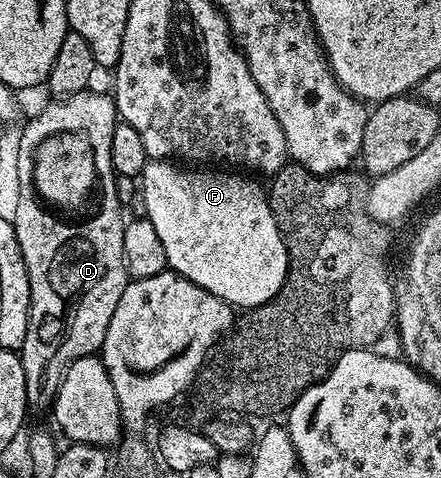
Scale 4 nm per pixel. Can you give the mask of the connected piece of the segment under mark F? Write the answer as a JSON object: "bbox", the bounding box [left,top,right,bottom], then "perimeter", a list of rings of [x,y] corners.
{"bbox":[139,161,289,309],"perimeter":[[[150,161],[145,164],[145,169],[139,176],[140,182],[145,182],[145,188],[142,186],[139,191],[140,198],[145,198],[145,211],[143,211],[143,215],[144,218],[151,221],[151,225],[155,225],[155,233],[159,233],[159,241],[163,241],[163,253],[167,253],[168,270],[176,271],[178,275],[182,275],[187,281],[207,289],[207,293],[219,297],[234,309],[252,309],[263,305],[267,301],[271,301],[277,296],[283,281],[287,277],[289,261],[285,242],[279,233],[279,225],[275,221],[273,210],[269,204],[266,188],[262,184],[260,187],[256,183],[256,181],[258,182],[256,178],[250,177],[245,173],[234,173],[229,169],[185,169],[189,171],[180,171],[177,167],[180,166],[173,161]]]}

